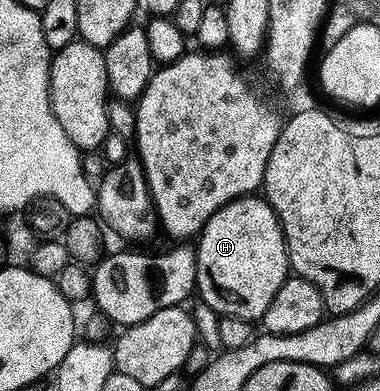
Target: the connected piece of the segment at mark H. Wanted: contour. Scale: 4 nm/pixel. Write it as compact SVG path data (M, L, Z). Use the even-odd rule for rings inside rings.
M256 195L246 196L244 200L231 202L219 210L207 222L202 230L197 251L197 285L196 291L207 306L211 306L222 318L234 317L242 321L244 316L256 316L259 322L264 321L267 310L271 310L271 302L275 302L275 294L279 294L277 284L284 286L281 276L290 279L289 247L285 245L285 231L281 228L281 220L268 200Z

